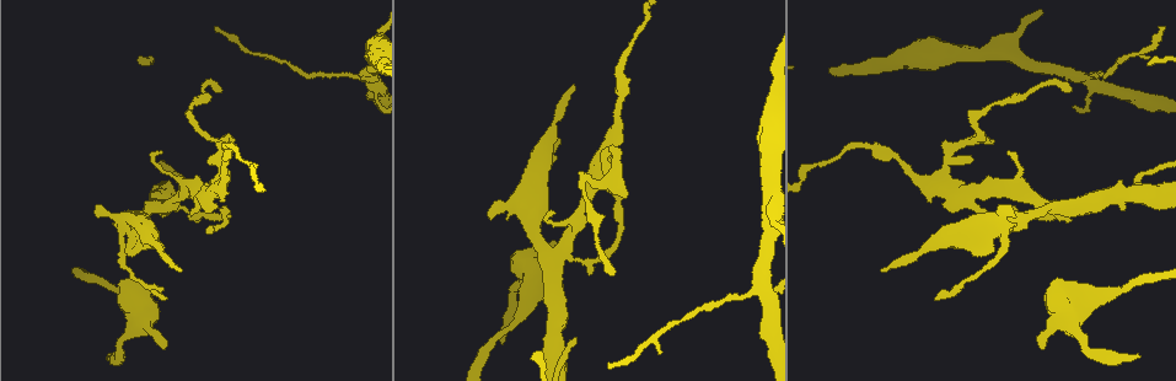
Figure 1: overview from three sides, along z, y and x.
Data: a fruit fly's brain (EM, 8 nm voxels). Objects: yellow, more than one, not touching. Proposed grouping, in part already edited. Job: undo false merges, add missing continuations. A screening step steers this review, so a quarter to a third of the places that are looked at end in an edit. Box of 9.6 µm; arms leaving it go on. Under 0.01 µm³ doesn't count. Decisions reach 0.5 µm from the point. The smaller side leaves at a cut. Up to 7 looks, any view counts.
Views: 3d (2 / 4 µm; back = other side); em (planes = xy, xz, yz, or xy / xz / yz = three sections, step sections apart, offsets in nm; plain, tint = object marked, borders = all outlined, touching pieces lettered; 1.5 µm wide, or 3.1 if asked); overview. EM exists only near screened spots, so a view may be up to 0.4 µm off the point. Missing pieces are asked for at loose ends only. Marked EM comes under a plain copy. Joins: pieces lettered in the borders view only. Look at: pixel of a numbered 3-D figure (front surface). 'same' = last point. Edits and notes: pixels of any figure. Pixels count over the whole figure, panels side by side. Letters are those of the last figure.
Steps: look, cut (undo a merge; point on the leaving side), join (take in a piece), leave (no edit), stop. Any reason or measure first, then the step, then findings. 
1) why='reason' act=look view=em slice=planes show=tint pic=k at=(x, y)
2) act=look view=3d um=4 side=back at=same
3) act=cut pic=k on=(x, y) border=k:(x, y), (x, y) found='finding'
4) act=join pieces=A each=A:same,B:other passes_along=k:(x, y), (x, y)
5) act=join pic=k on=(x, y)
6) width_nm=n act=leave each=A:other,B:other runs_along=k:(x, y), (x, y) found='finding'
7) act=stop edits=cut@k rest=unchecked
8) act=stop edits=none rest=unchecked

why='free end' act=look view=em slice=planes show=borders pic=1 at=(502, 341)

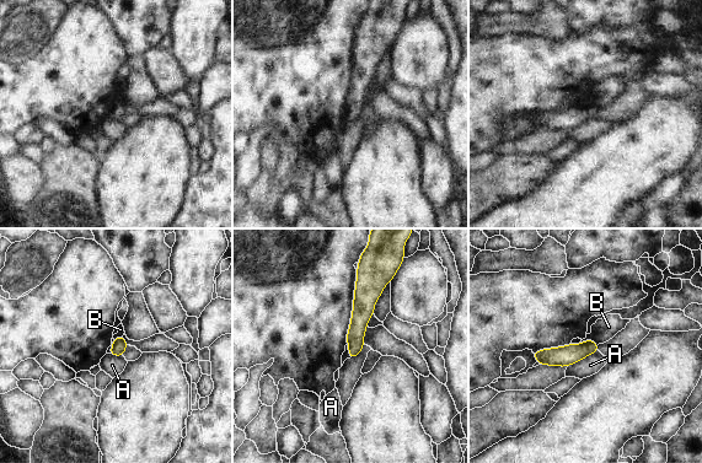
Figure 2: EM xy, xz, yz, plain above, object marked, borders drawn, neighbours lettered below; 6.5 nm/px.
act=leave each=A:other,B:other runs_along=2:(364, 274), (364, 303), (352, 355) found='no lettered piece goes on from it'

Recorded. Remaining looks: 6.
why='tapers out' act=look view=3d um=4 side=back pic=1 at=(1010, 153)

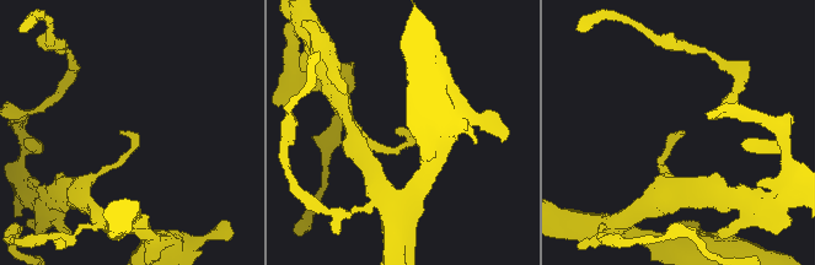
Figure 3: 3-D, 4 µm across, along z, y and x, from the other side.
act=look view=em slice=xz step=4 show=tint pic=3 at=(682, 134)

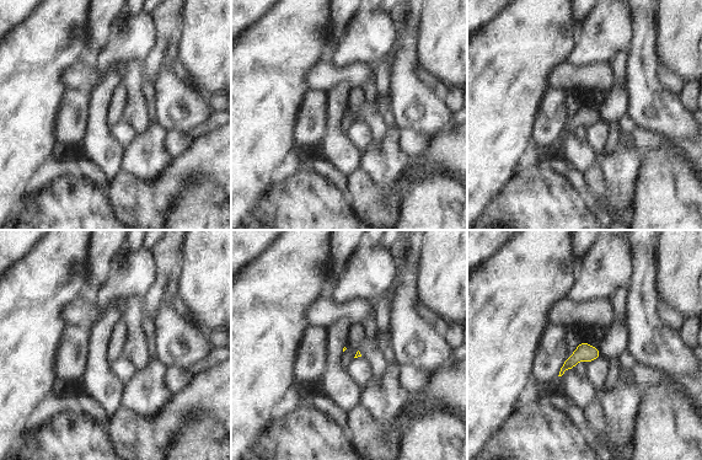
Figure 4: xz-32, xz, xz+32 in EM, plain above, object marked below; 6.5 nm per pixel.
act=look view=em slice=planes show=borders at=same

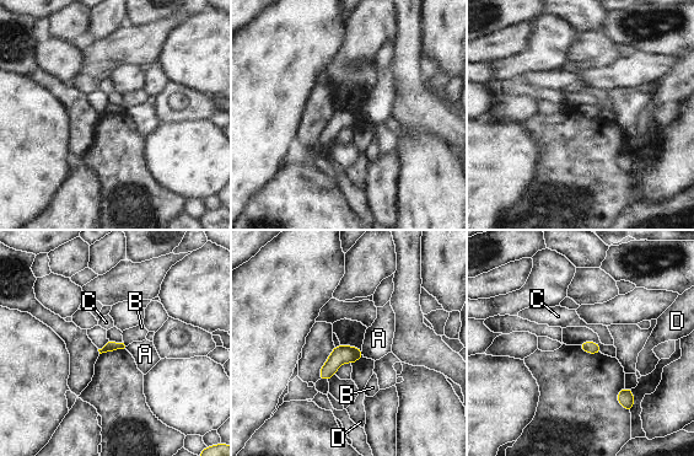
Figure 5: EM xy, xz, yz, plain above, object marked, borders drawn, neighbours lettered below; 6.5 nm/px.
act=leave each=A:other,B:other,C:other,D:other found='none of them fits'

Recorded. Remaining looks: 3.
why='free end' act=look view=3d um=2 pic=1 at=(555, 243)

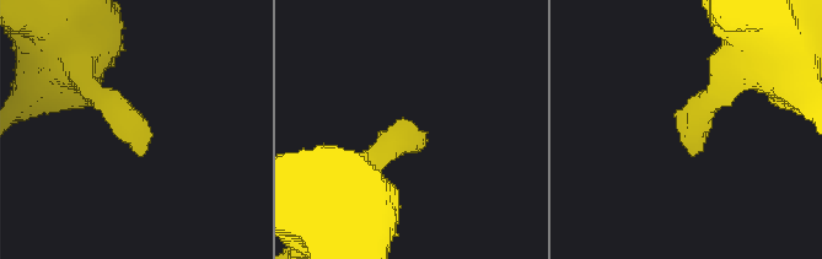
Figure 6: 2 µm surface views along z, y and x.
act=look view=em slice=planes show=borders pic=6 at=(414, 131)

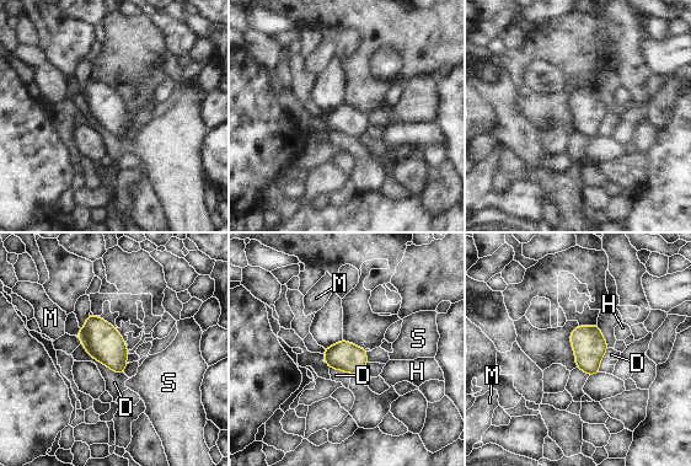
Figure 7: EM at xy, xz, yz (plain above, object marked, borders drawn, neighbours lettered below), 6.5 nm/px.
width_nm=190 act=leave each=D:other,H:other,M:other,S:other border=7:(81, 342), (95, 359), (123, 374) found='none of them fits'

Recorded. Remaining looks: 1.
act=stop edits=none rest=unchecked

